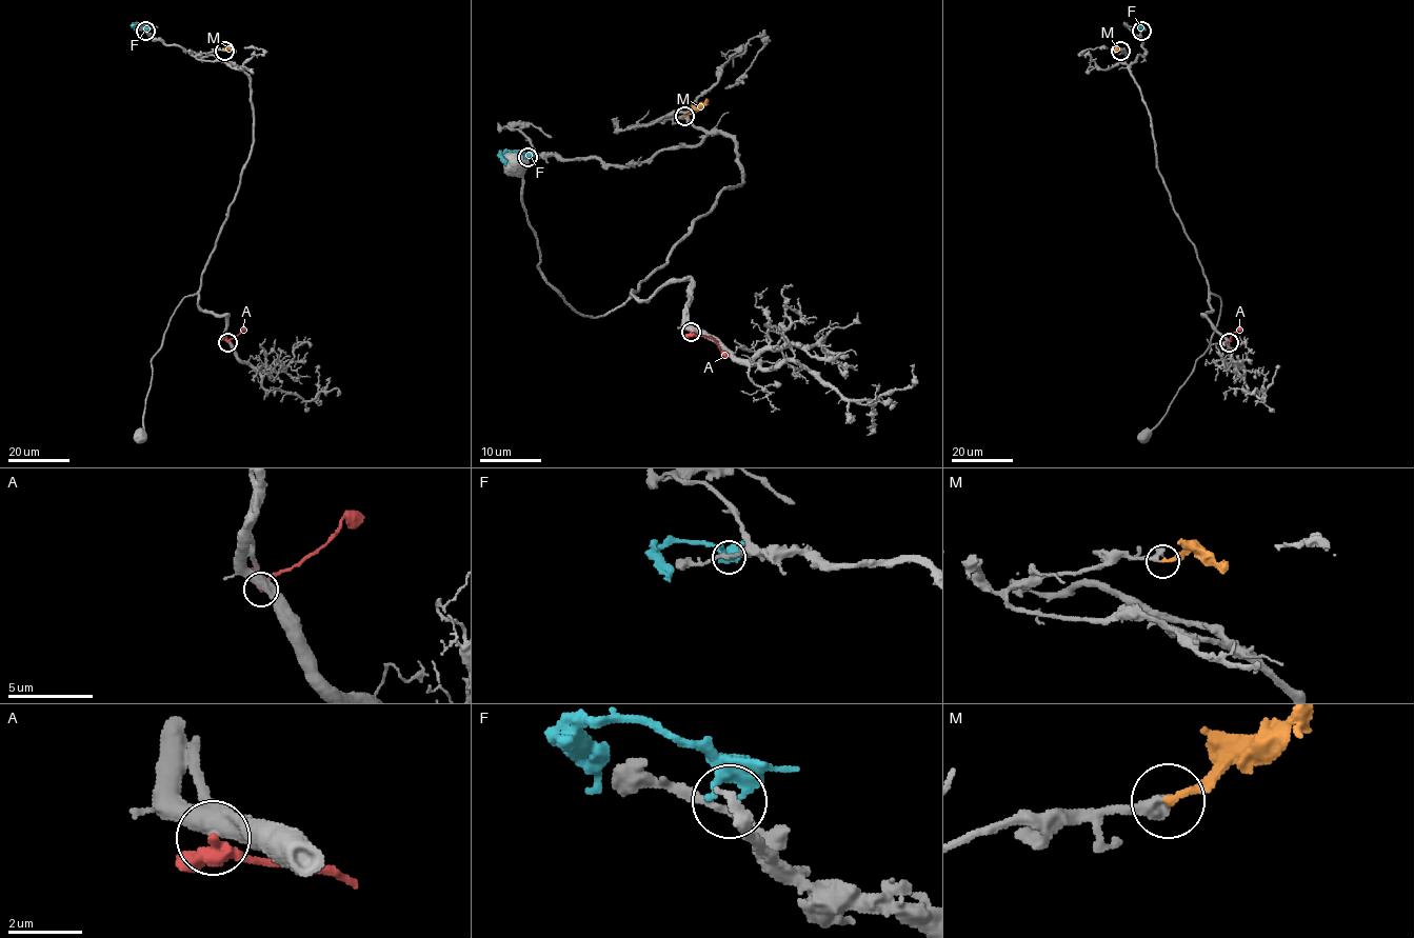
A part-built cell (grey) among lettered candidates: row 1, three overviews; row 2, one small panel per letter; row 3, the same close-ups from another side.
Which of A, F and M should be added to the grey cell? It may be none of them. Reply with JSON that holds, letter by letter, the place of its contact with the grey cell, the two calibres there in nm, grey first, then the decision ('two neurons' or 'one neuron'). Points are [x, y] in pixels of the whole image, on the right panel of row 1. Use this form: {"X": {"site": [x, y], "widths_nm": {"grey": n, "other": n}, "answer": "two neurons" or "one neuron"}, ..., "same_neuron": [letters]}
{"A": {"site": [1229, 342], "widths_nm": {"grey": 550, "other": 320}, "answer": "two neurons"}, "F": {"site": [1141, 31], "widths_nm": {"grey": 200, "other": 280}, "answer": "two neurons"}, "M": {"site": [1120, 51], "widths_nm": {"grey": 400, "other": 200}, "answer": "one neuron"}, "same_neuron": ["M"]}

